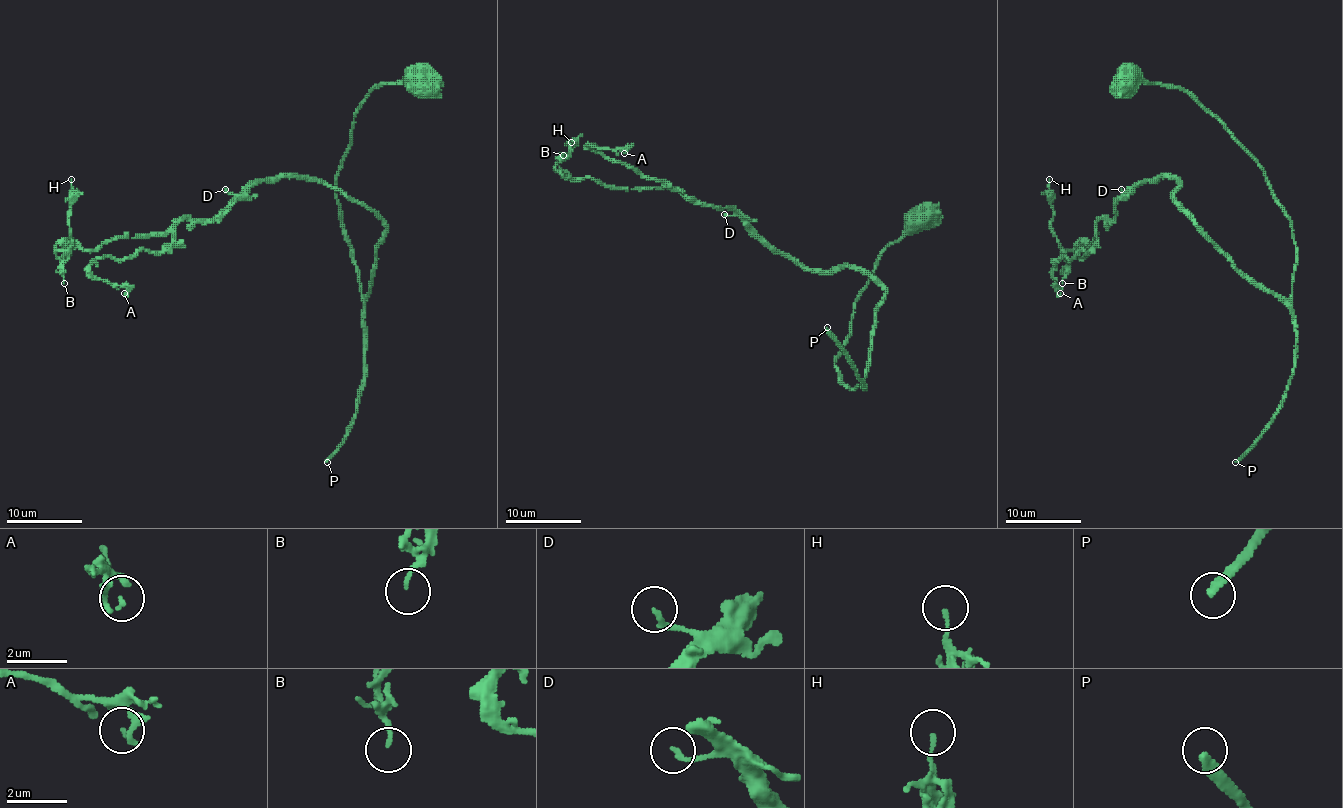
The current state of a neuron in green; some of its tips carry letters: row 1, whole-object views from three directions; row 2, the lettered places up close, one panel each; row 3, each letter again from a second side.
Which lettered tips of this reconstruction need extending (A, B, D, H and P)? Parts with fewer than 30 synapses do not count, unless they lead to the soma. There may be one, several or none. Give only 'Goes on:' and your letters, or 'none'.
Goes on: P

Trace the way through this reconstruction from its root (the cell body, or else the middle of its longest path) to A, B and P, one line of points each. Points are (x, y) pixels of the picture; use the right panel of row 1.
A: (1127, 80), (1191, 94), (1258, 164), (1292, 295), (1172, 177), (1053, 266), (1060, 293)
B: (1127, 80), (1191, 94), (1258, 164), (1292, 295), (1172, 177), (1133, 185), (1062, 283)
P: (1127, 80), (1176, 86), (1191, 94), (1258, 164), (1290, 221), (1296, 244), (1296, 367), (1273, 422), (1235, 462)

